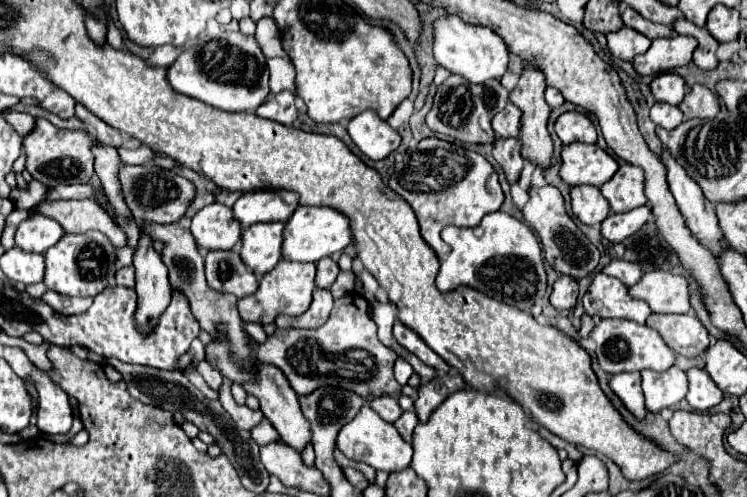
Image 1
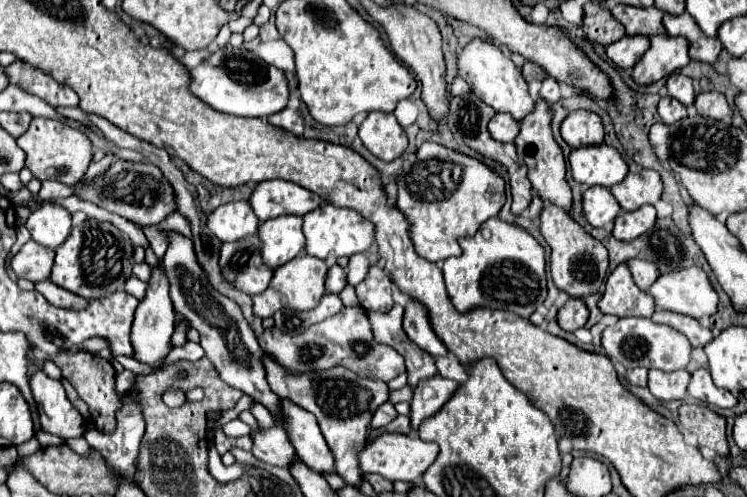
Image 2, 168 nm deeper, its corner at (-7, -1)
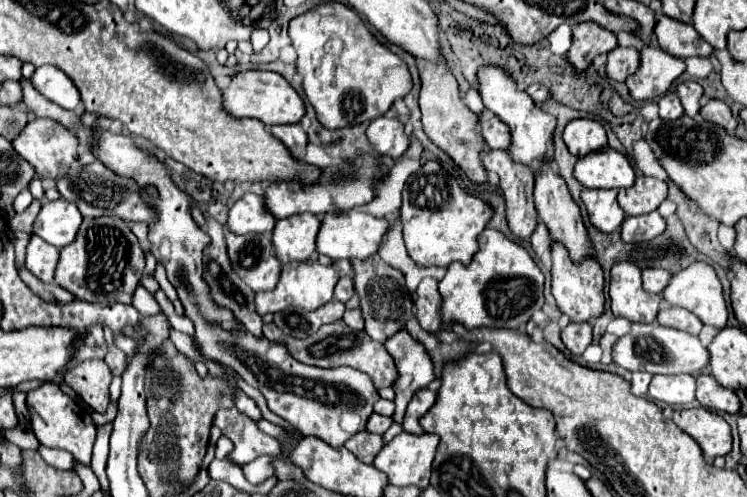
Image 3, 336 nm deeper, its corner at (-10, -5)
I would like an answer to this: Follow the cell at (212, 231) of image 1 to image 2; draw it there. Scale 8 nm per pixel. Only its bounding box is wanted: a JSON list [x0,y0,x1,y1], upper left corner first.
[207,201,259,243]

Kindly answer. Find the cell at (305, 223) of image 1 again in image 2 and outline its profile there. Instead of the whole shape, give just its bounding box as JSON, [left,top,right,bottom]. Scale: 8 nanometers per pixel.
[303,203,373,259]

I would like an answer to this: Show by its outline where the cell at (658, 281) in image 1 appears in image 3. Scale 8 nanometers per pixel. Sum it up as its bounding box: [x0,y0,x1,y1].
[664,263,728,329]

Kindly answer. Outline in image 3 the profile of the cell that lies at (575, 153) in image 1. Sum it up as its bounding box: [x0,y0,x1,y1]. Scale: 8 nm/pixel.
[574,147,636,189]

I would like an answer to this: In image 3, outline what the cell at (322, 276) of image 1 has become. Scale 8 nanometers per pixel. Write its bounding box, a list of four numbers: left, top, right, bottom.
[334,277,354,303]

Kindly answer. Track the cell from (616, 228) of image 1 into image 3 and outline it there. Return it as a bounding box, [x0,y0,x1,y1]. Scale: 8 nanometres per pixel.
[622,211,666,243]

